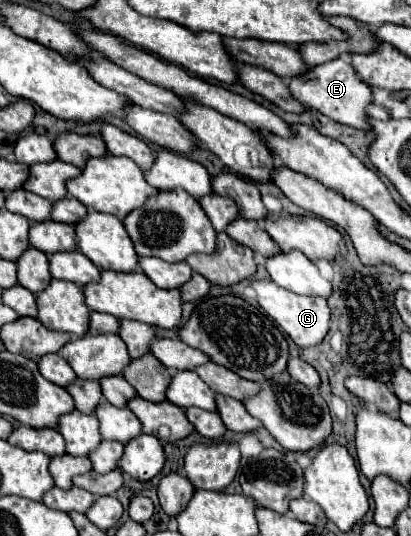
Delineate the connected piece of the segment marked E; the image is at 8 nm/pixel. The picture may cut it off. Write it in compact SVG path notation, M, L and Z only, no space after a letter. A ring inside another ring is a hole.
M341 58L319 64L315 68L311 68L303 76L291 78L289 86L291 86L291 94L299 102L303 102L309 108L315 108L315 110L323 112L331 120L335 120L339 124L359 128L359 130L369 130L371 128L369 126L367 106L373 104L373 92L371 92L371 88L367 84L363 84L363 80L357 80L357 74L355 74L353 66L343 62Z

